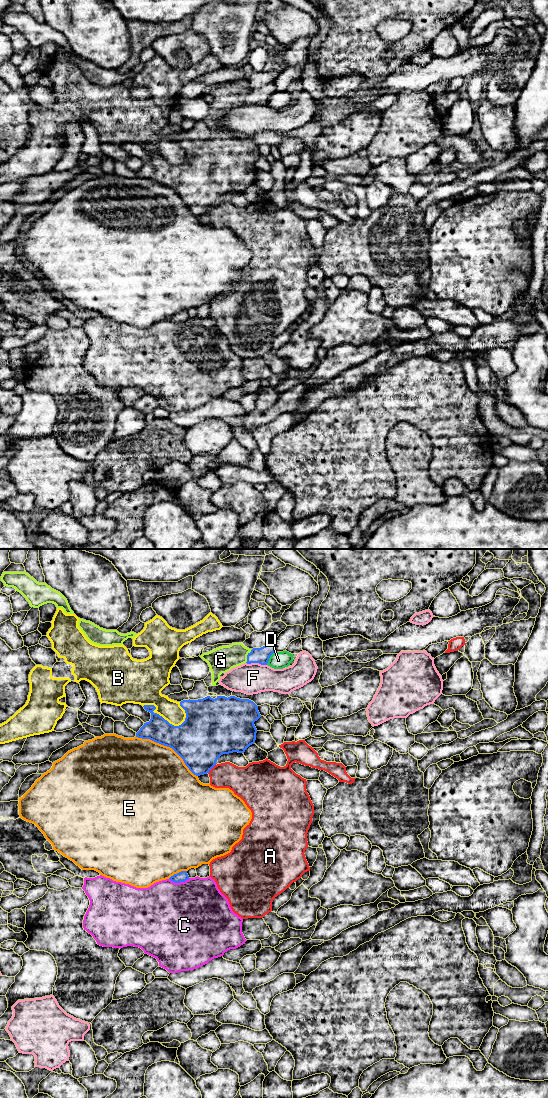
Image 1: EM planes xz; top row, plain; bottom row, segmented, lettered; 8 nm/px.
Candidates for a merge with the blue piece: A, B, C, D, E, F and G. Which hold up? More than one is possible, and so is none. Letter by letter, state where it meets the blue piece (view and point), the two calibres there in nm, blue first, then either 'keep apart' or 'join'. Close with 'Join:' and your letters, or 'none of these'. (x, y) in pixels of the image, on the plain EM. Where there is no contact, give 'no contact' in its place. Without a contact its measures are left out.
A: xz (211, 208) | 400/200 nm | keep apart
B: xz (161, 156) | 220/240 nm | keep apart
C: xz (179, 322) | 90/500 nm | keep apart
D: xz (269, 97) | 130/140 nm | keep apart
E: xz (168, 186) | 380/480 nm | keep apart
F: xz (256, 102) | 130/240 nm | keep apart
G: xz (247, 96) | 130/200 nm | join
Join: G

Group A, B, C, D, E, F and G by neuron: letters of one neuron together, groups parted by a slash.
A / B / C / D / E / F / G

